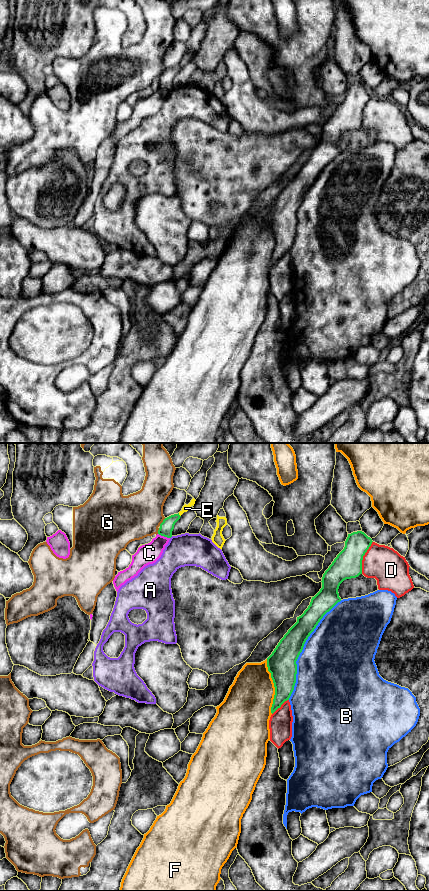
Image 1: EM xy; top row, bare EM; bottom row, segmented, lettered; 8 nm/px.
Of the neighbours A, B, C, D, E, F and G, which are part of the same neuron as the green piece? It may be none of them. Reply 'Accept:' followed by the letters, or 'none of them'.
Accept: none of them

